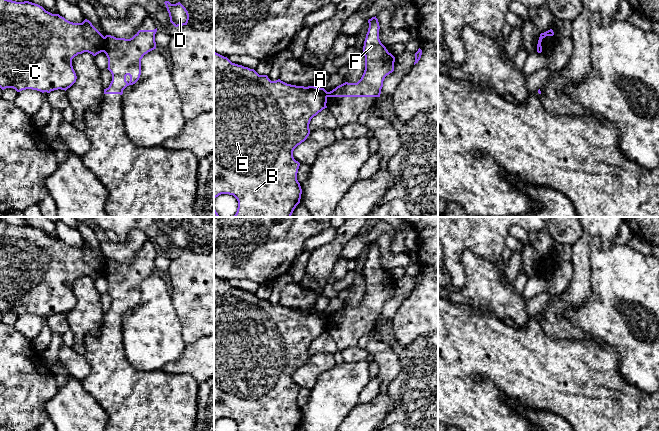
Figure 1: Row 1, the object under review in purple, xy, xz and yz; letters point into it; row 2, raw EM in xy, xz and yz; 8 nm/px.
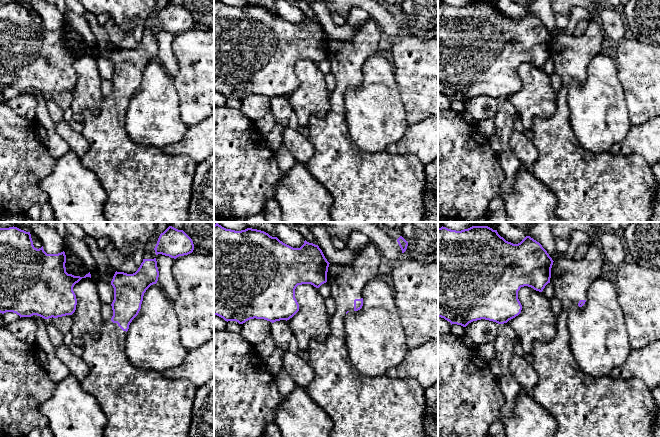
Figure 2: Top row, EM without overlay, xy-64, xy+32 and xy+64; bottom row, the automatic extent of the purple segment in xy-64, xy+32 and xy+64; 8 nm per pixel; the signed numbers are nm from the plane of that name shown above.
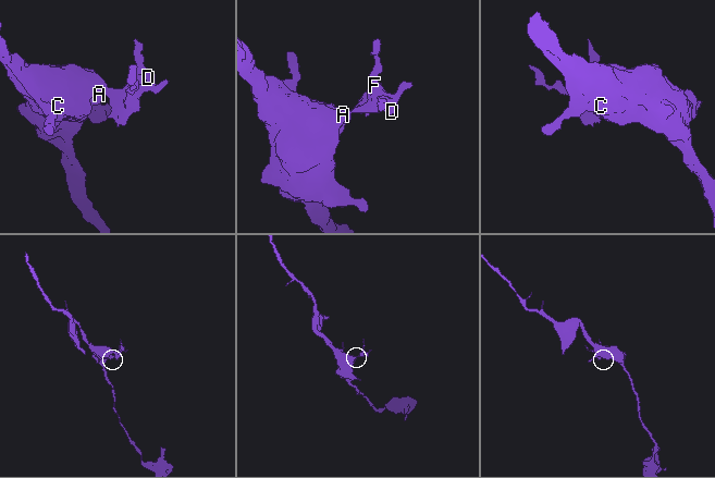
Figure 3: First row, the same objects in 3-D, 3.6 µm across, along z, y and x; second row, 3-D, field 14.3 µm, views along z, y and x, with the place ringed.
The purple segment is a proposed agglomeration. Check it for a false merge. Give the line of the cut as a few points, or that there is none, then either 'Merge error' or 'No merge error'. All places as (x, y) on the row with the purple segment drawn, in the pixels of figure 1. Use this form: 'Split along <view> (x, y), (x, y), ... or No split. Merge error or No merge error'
Split along xy (105, 37), (102, 51). Merge error

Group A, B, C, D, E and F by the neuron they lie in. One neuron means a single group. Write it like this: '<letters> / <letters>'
A B C E / D F

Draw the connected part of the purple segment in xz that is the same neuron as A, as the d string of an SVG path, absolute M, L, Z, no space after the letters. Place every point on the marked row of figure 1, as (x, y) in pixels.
M214 51L214 200L221 194L233 195L238 201L237 212L233 217L291 217L302 194L297 180L300 163L294 159L293 151L309 136L311 119L327 108L327 95L324 88L291 85L280 79L271 81L267 75L259 75L254 69L232 63L227 57Z

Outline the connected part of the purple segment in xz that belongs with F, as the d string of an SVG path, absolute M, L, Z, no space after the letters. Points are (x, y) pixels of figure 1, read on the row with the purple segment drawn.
M372 17L363 46L365 70L357 83L345 82L328 92L328 97L380 97L383 81L394 71L395 57L379 39L379 22Z

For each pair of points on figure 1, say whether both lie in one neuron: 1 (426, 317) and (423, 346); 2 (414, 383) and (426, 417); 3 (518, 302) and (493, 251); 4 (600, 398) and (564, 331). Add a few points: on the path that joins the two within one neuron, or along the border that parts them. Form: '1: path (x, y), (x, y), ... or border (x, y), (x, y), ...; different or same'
1: border (427, 335), (417, 337), (404, 348); different
2: path (422, 391), (426, 395), (426, 409); same
3: border (476, 255), (497, 266); different
4: border (545, 332), (553, 337), (592, 338); different

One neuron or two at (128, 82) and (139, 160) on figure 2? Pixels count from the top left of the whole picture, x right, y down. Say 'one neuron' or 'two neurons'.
one neuron

